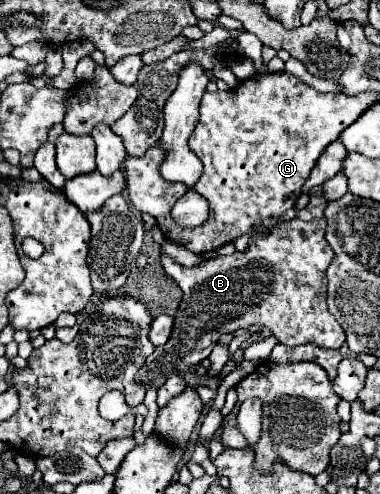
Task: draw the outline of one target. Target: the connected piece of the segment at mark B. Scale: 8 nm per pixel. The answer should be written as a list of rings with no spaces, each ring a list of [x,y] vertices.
[[[316,186],[310,190],[310,202],[306,208],[298,212],[298,218],[280,222],[276,228],[254,236],[252,242],[244,252],[236,252],[232,256],[218,256],[208,262],[202,262],[200,266],[180,266],[178,262],[172,262],[168,256],[160,256],[162,266],[170,278],[178,282],[178,286],[184,292],[182,304],[178,308],[174,330],[170,340],[164,346],[158,346],[144,362],[144,366],[138,370],[136,380],[146,386],[162,386],[168,376],[174,372],[184,372],[190,366],[200,364],[204,358],[210,356],[214,344],[218,338],[226,332],[234,332],[238,328],[248,328],[254,324],[262,324],[278,338],[284,346],[300,346],[306,342],[314,342],[322,348],[340,348],[346,340],[346,334],[342,326],[332,318],[326,306],[326,268],[330,266],[334,252],[324,240],[326,220],[324,220],[324,208],[326,198],[322,186]]]

